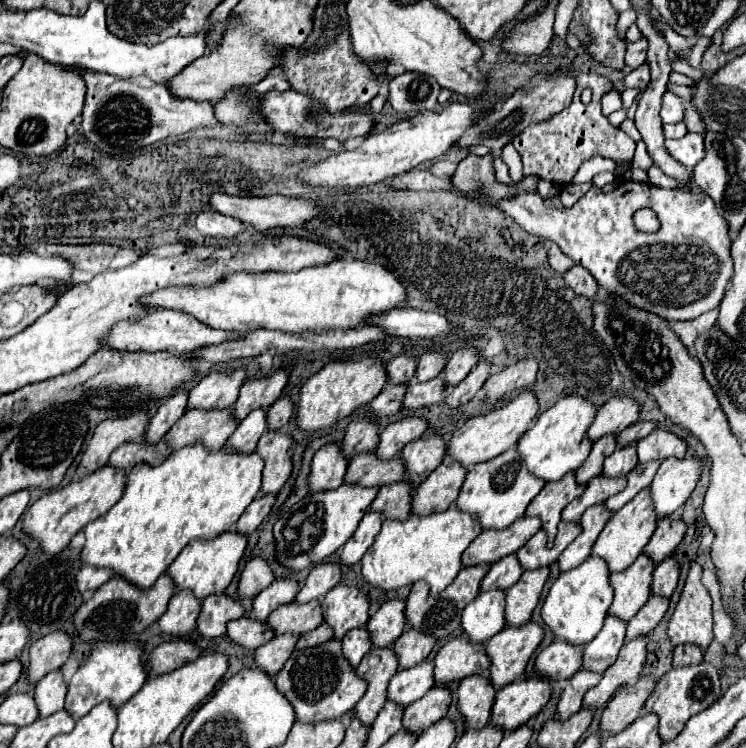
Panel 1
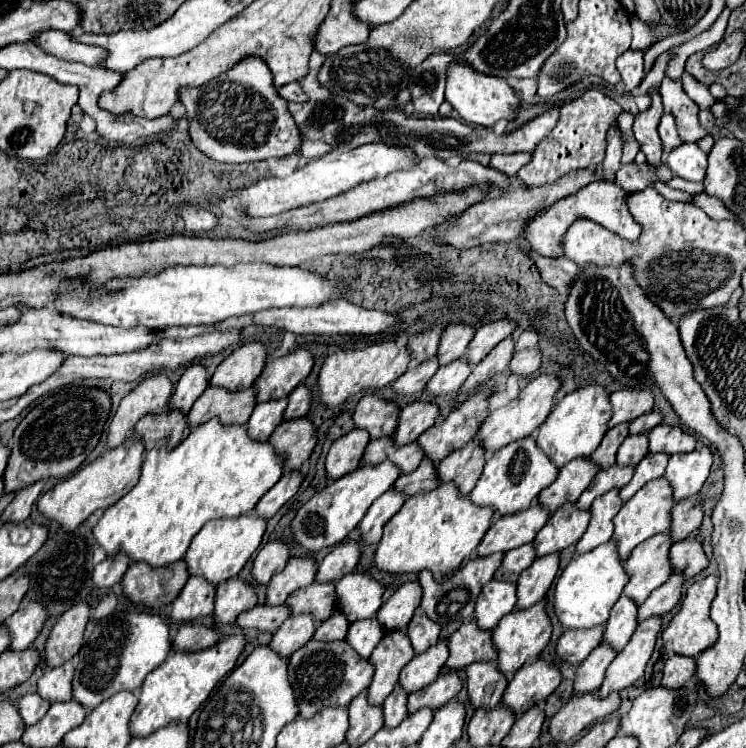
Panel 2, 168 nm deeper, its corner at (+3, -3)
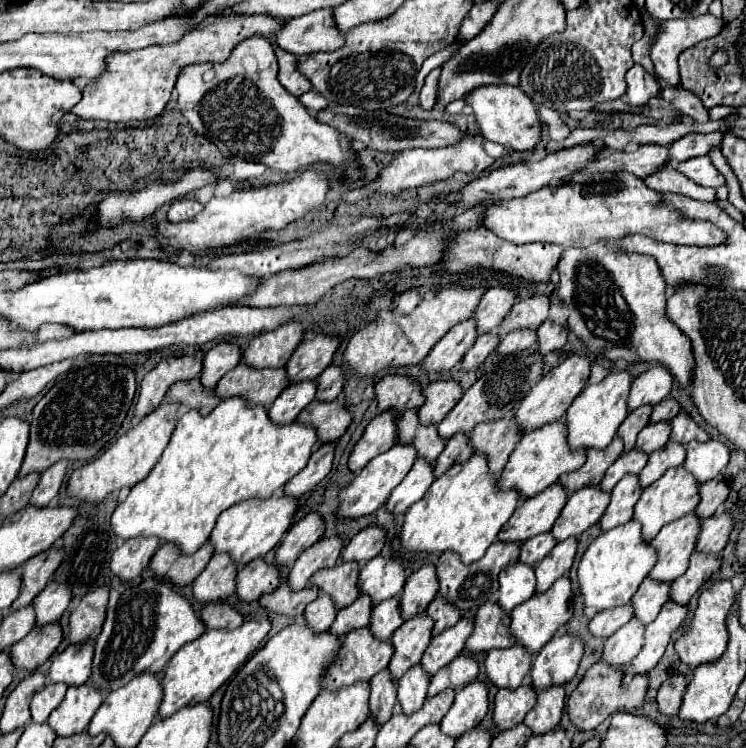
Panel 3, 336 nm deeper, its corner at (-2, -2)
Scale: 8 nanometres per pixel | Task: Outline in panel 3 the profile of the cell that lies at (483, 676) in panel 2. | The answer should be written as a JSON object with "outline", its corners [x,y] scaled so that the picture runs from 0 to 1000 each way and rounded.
{"outline":[[[689,861],[684,866],[657,869],[649,888],[651,888],[654,906],[668,920],[694,920],[710,901],[713,882],[716,877],[705,866]]]}

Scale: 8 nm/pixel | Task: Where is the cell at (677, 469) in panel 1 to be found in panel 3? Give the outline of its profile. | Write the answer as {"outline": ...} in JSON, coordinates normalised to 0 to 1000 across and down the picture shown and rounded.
{"outline":[[[962,588],[925,591],[920,596],[920,604],[922,604],[922,610],[920,610],[917,626],[925,628],[938,647],[965,636],[979,615],[976,596]]]}

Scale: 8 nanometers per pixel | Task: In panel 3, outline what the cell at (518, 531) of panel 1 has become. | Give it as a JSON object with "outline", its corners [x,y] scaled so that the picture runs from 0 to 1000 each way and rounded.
{"outline":[[[745,644],[743,650],[737,650],[737,655],[729,655],[727,660],[708,666],[694,676],[684,695],[673,703],[668,722],[702,725],[710,717],[737,711],[759,671],[761,658],[751,644]]]}

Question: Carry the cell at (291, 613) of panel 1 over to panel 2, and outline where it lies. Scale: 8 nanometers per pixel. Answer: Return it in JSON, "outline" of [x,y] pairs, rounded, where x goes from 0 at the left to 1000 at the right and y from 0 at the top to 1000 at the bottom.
{"outline":[[[417,779],[409,787],[395,790],[387,795],[385,809],[390,814],[390,822],[412,820],[420,825],[420,830],[430,833],[446,822],[449,814],[449,782],[441,779]]]}

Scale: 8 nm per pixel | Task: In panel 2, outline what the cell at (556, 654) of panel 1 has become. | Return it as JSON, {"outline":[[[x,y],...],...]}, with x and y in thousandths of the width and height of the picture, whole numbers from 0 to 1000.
{"outline":[[[795,838],[790,844],[757,844],[744,865],[752,884],[779,886],[806,857],[808,838]]]}

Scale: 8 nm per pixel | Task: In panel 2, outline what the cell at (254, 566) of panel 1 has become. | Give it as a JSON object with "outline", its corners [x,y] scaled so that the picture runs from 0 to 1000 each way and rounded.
{"outline":[[[377,723],[358,726],[339,750],[336,769],[339,769],[342,779],[358,782],[363,777],[363,771],[385,755],[385,750],[387,750],[387,731],[382,726],[377,726]]]}

